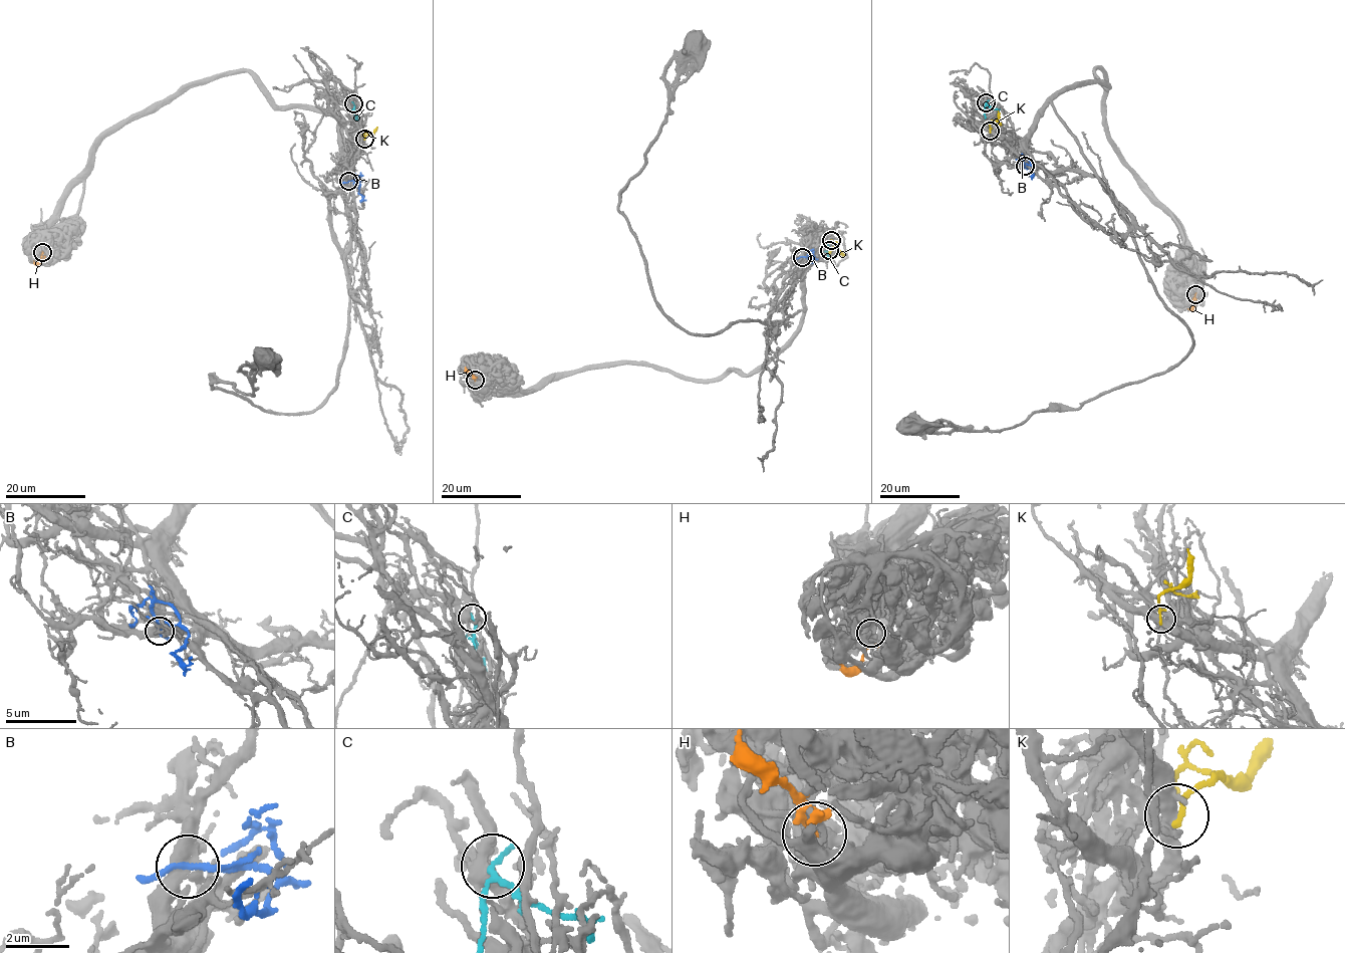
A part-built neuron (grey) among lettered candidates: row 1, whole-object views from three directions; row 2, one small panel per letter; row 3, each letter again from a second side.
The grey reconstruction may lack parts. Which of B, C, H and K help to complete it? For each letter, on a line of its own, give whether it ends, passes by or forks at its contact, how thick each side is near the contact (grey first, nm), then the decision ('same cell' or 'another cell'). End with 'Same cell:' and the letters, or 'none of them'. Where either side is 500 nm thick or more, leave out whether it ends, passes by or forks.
B: it passes by | 360/170 nm | another cell
C: it passes by | 400/150 nm | same cell
H: it passes by | 380/150 nm | another cell
K: it ends | 380/200 nm | another cell
Same cell: C

